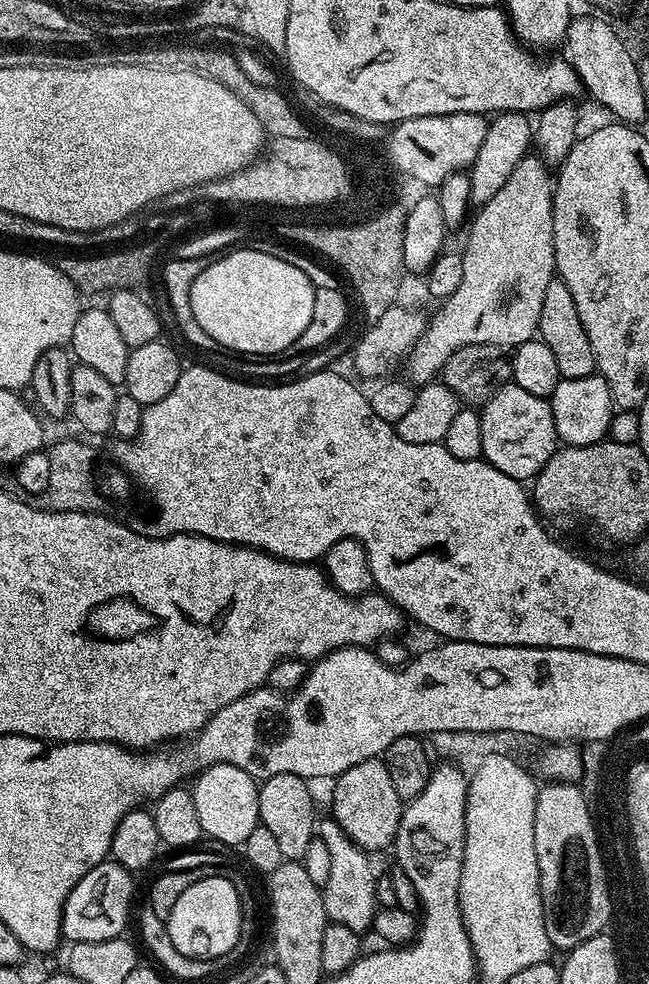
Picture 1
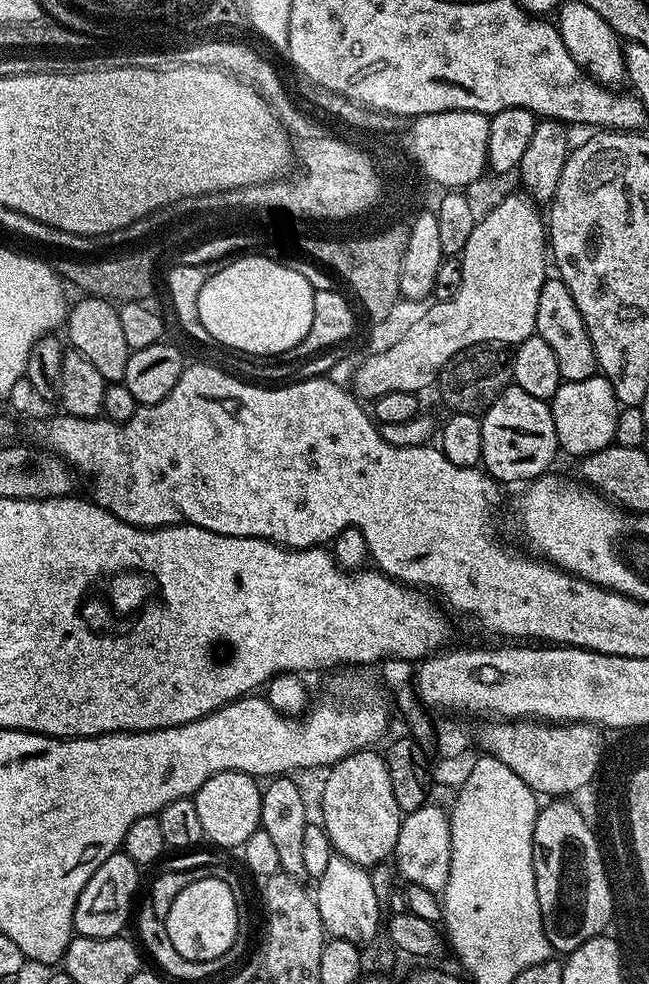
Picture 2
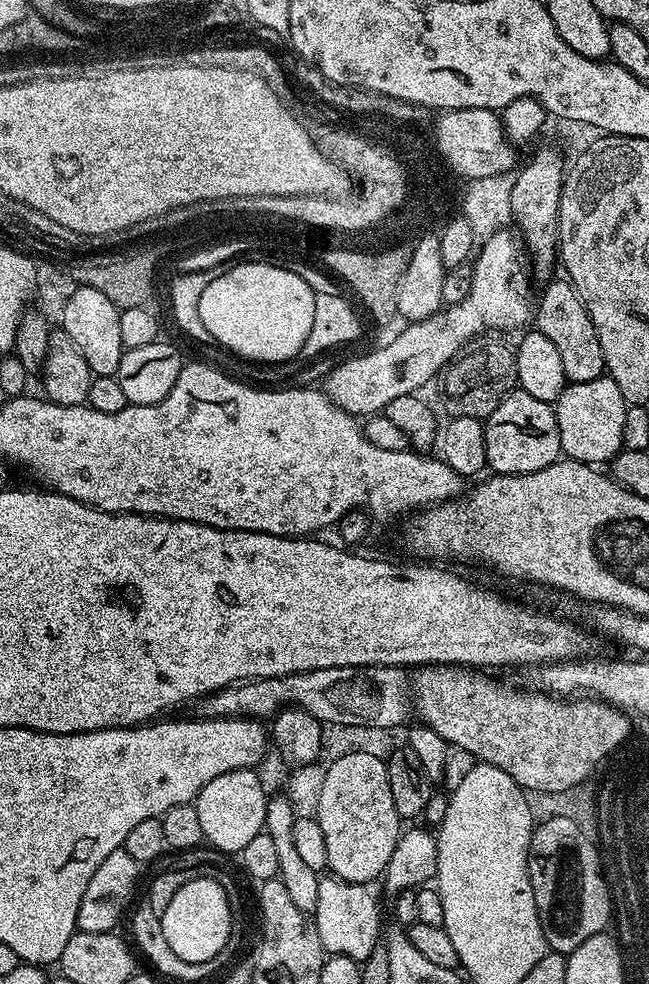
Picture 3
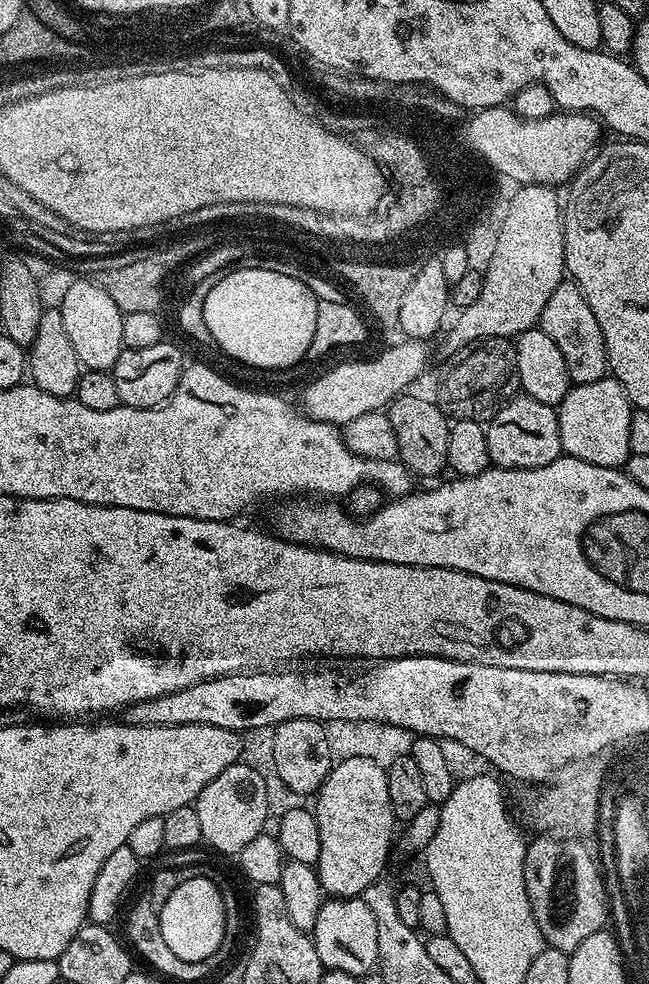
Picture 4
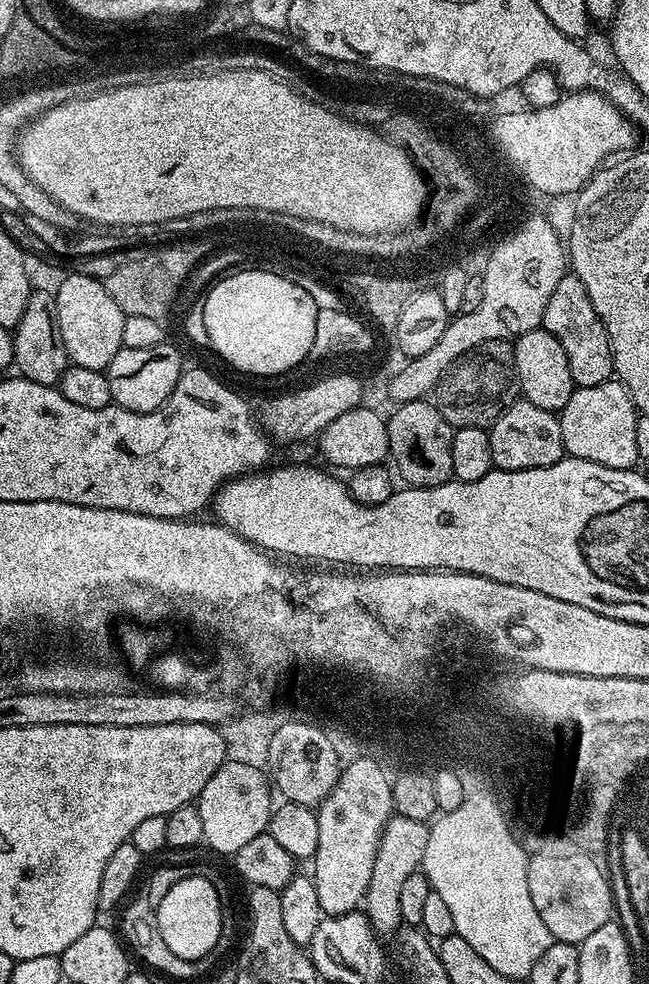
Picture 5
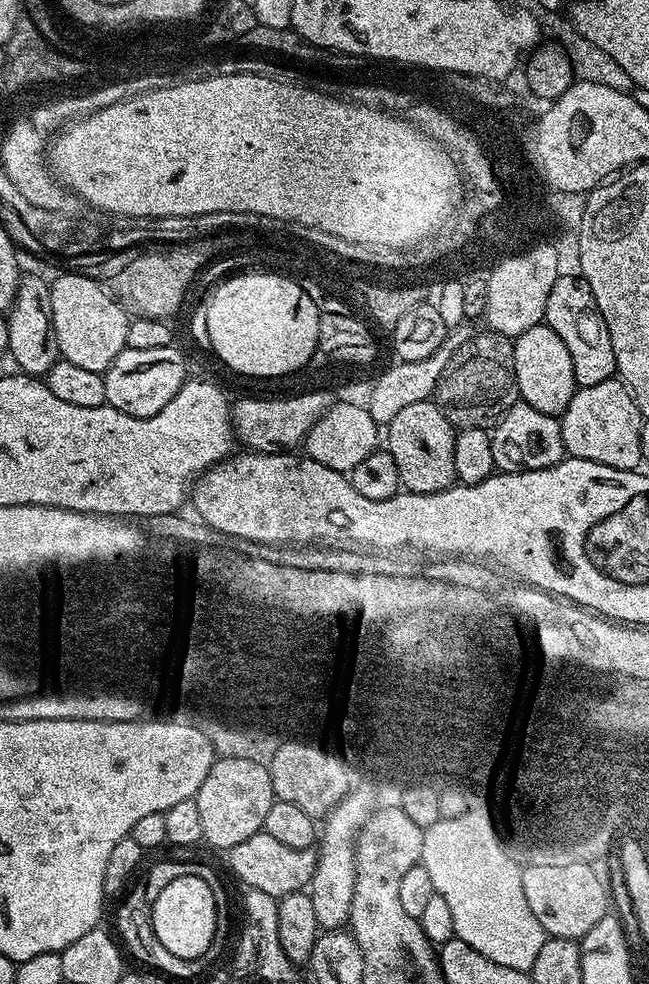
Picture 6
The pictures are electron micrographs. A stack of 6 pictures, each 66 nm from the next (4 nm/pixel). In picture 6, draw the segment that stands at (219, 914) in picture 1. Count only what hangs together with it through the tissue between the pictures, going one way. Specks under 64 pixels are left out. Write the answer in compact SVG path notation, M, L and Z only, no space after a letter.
M187 876L186 878L174 878L170 886L162 886L158 898L151 901L152 921L154 922L154 934L158 934L158 942L170 950L178 958L198 959L204 957L207 948L210 947L216 930L216 904L214 892L210 886L198 877Z

